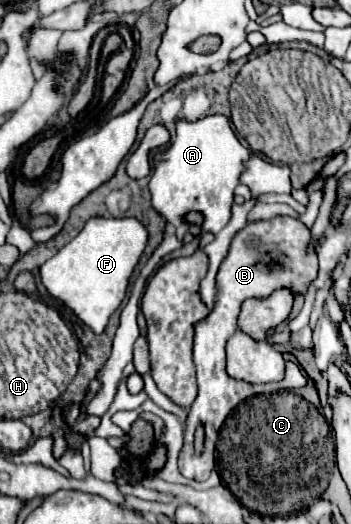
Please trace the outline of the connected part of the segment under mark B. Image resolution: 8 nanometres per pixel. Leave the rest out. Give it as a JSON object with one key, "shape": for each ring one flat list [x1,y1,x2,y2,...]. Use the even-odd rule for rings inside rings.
{"shape":[[276,216,270,220,260,220,248,224,242,232,238,232,230,244,230,250,220,264,216,274,216,302,206,318,196,324,194,334,194,366,198,374,198,396,190,406,186,418,186,438,178,456,178,468,182,476,192,480,206,480,214,468,214,446,219,438,220,430,226,416,246,398,262,394,262,384,240,382,226,372,226,340,236,332,236,320,240,314,242,303,248,298,266,298,274,290,286,288,292,296,306,296,308,286,318,276,318,256,312,248,310,230,298,220,290,216],[284,224,284,228,278,228],[266,256,282,256,282,264,268,266,264,262],[198,422,206,428,206,448,200,456,194,454,194,430]]}

